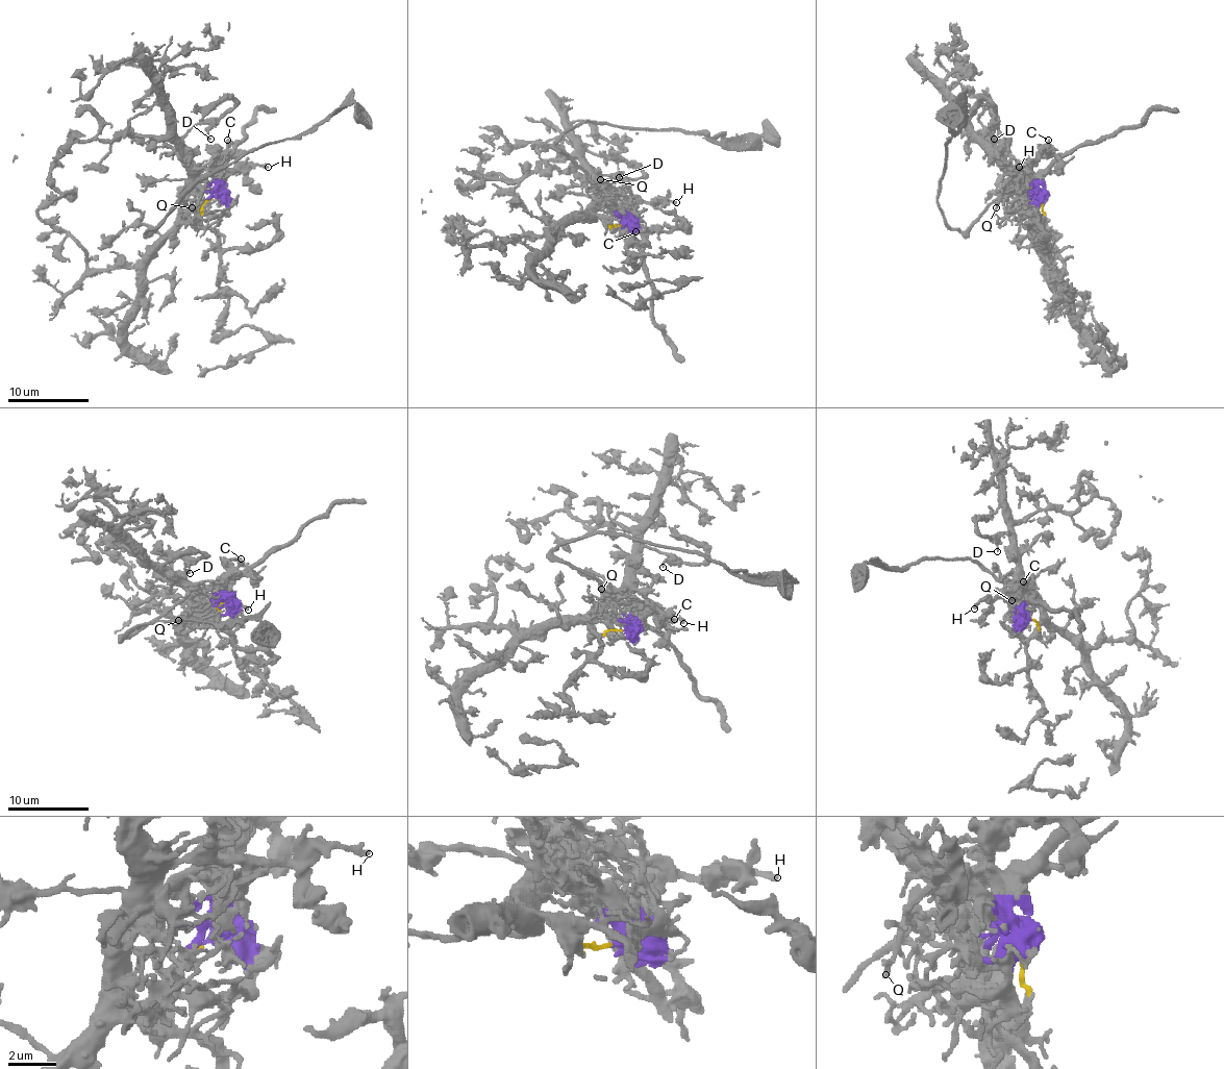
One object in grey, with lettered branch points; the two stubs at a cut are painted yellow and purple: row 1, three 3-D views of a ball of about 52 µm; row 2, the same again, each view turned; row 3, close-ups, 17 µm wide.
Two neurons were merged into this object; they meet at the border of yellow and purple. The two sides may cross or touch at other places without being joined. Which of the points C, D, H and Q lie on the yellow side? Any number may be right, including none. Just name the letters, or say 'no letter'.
D, H

